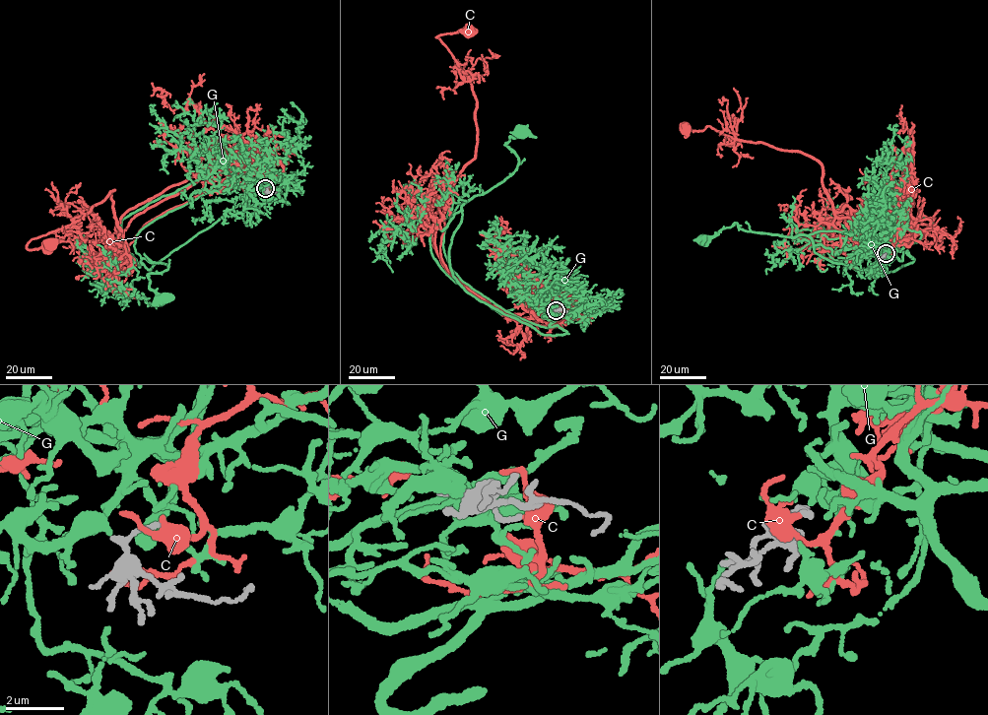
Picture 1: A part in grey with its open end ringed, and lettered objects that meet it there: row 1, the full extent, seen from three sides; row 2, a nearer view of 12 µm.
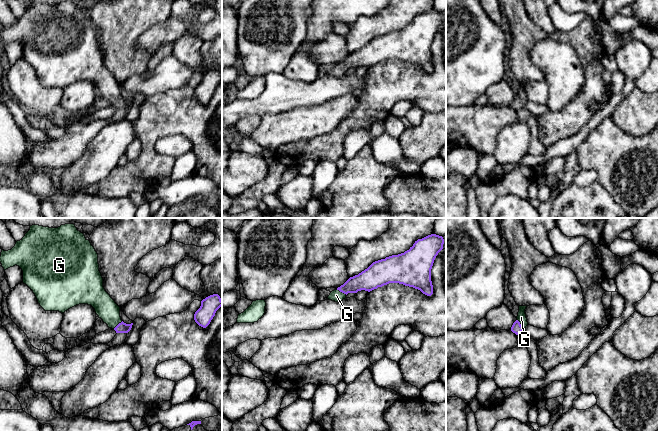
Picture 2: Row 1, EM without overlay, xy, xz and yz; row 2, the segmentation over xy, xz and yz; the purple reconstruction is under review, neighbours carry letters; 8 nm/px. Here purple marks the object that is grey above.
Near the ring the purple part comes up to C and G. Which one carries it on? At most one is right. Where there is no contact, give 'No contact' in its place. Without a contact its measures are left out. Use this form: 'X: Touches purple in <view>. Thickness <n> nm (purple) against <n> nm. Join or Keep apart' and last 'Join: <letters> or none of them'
C: No contact. Keep apart
G: Touches purple in xz. Thickness 170 nm (purple) against 90 nm. Join
Join: G

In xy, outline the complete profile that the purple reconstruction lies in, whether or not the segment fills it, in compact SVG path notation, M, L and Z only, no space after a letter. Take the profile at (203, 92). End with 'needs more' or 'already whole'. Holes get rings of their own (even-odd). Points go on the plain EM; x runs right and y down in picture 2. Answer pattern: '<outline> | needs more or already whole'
M213 70L201 77L200 84L194 90L195 98L206 104L213 93L215 92L216 87L222 82L222 76L218 70Z | already whole

